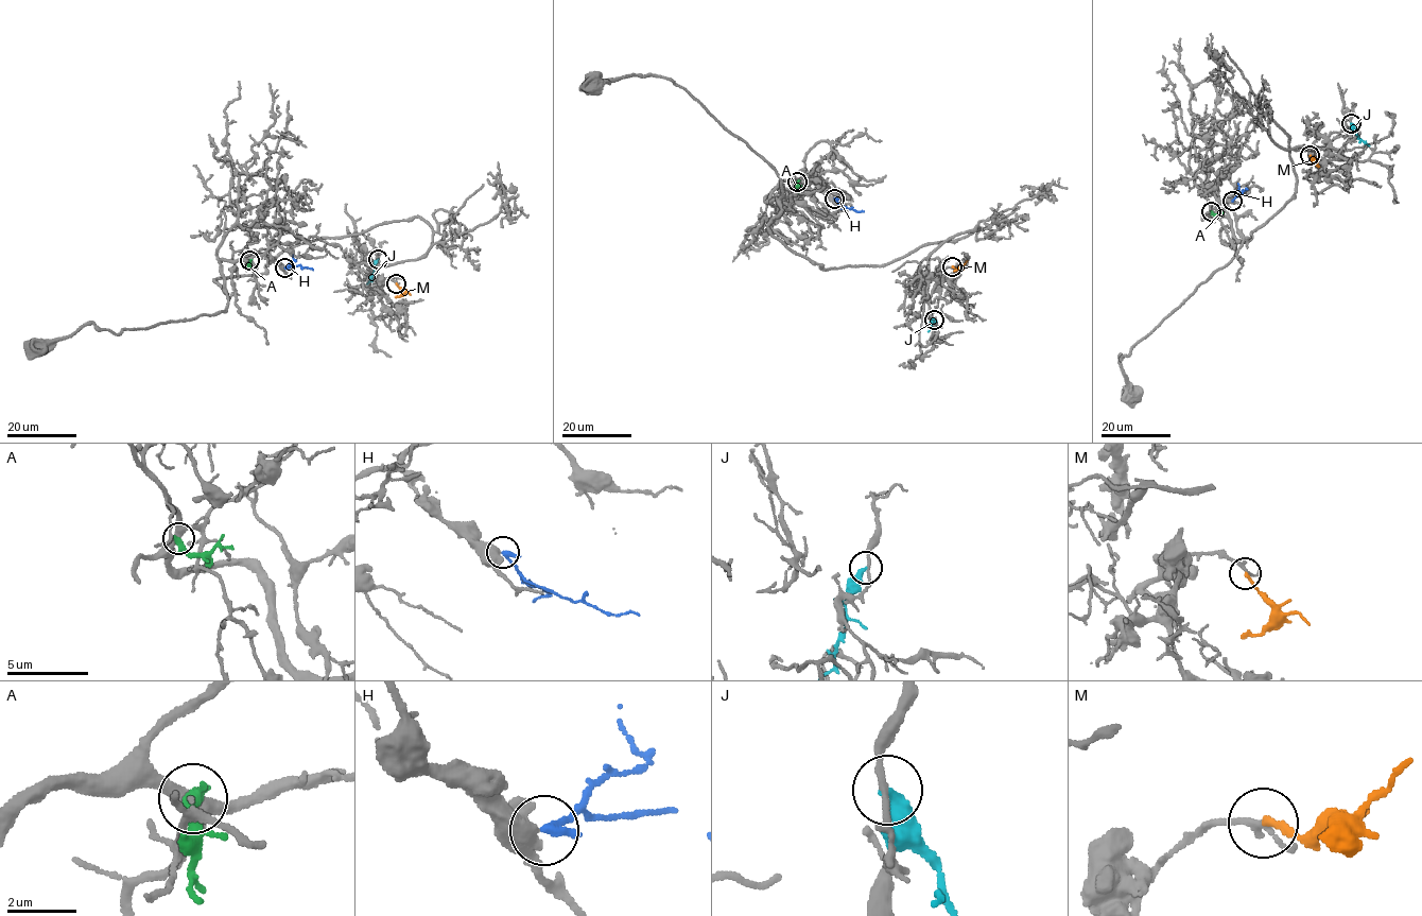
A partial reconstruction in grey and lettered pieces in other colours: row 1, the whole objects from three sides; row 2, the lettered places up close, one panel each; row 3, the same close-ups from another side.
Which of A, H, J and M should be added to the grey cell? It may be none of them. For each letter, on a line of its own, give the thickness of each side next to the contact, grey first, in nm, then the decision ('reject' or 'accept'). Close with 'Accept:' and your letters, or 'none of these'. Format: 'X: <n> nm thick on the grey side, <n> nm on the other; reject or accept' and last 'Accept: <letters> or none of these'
A: 320 nm thick on the grey side, 420 nm on the other; reject
H: 480 nm thick on the grey side, 280 nm on the other; accept
J: 170 nm thick on the grey side, 400 nm on the other; reject
M: 180 nm thick on the grey side, 200 nm on the other; accept
Accept: H, M

